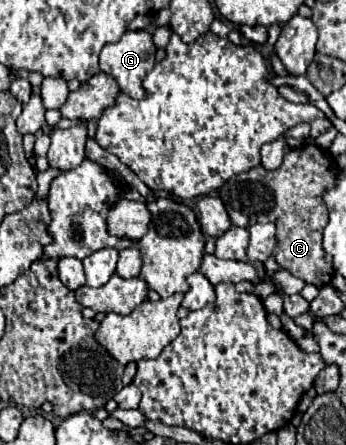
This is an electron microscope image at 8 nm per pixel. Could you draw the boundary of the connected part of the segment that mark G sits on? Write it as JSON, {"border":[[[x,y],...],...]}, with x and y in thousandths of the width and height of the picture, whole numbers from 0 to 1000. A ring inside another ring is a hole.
{"border":[[[419,67],[361,72],[344,94],[303,99],[286,126],[298,162],[321,162],[355,211],[413,220],[408,184],[448,148],[442,85]]]}

